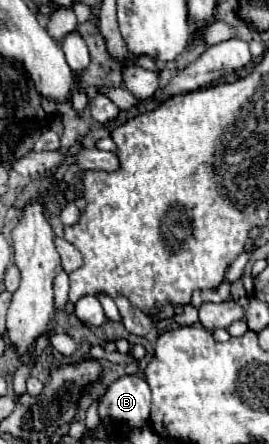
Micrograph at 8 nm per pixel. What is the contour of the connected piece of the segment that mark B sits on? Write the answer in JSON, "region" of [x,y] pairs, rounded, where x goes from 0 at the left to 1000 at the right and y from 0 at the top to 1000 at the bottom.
{"region":[[[457,847],[428,856],[368,905],[368,941],[383,955],[472,955],[524,964],[554,955],[561,878],[532,851]]]}

